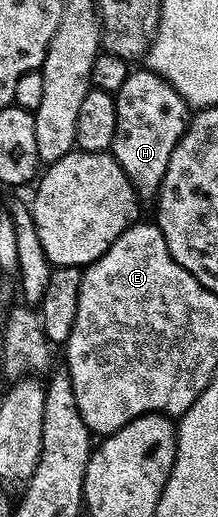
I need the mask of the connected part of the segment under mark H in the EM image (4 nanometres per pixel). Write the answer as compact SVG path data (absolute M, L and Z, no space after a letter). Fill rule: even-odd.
M131 69L128 80L124 80L121 92L114 95L116 136L112 140L109 153L113 154L120 168L124 168L124 174L128 176L132 188L138 193L139 203L146 204L146 202L153 203L158 197L158 189L164 180L164 172L168 172L168 160L172 160L172 148L176 148L176 144L184 136L186 126L192 117L192 110L182 99L180 92L176 92L176 88L168 84L166 78L153 78L149 69L141 69ZM125 94L127 100L134 106L140 105L145 98L150 98L153 94L162 98L158 106L166 119L158 118L155 122L150 122L146 114L140 115L139 118L126 118Z

